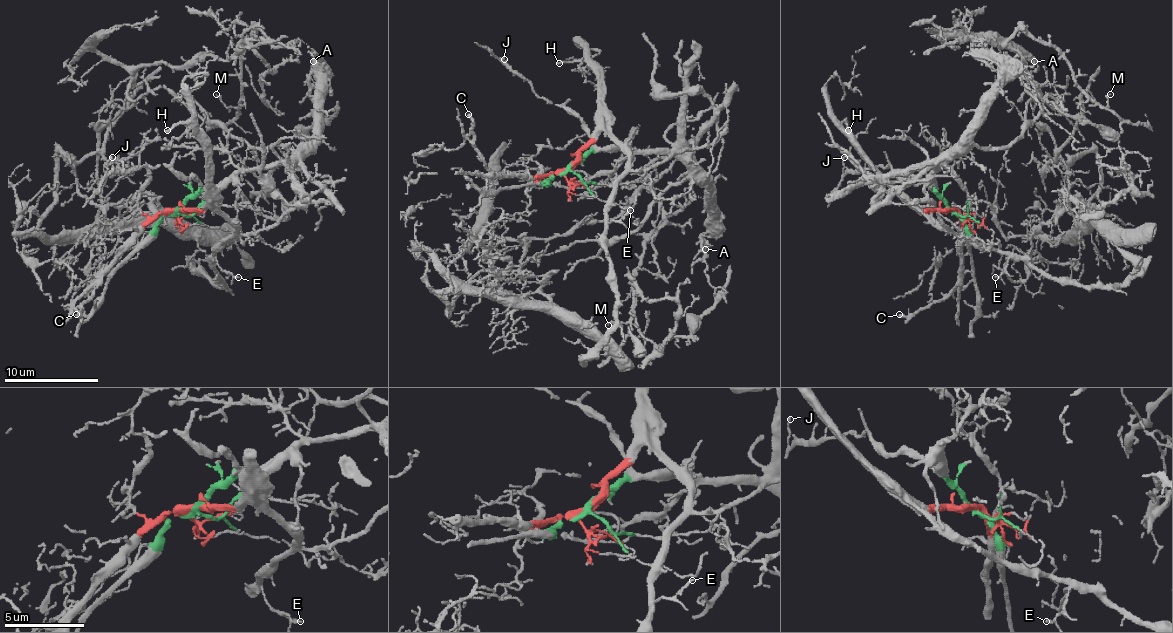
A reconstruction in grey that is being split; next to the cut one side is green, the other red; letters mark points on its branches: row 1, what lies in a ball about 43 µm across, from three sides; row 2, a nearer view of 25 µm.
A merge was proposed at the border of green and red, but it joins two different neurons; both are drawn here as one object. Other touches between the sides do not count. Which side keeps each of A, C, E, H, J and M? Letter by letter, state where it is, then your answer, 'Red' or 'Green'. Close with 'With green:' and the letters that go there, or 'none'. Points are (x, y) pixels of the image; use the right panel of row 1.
A: Place: (1034, 61). Green
C: Place: (899, 314). Red
E: Place: (995, 277). Red
H: Place: (848, 130). Red
J: Place: (844, 157). Green
M: Place: (1110, 94). Green
With green: A, J, M

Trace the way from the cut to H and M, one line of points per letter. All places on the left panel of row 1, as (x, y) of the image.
H: (175, 211), (189, 211), (204, 204), (206, 145), (189, 126), (173, 124), (166, 131)
M: (175, 211), (239, 173), (286, 164), (314, 133), (321, 61), (257, 30), (239, 105), (215, 93)

